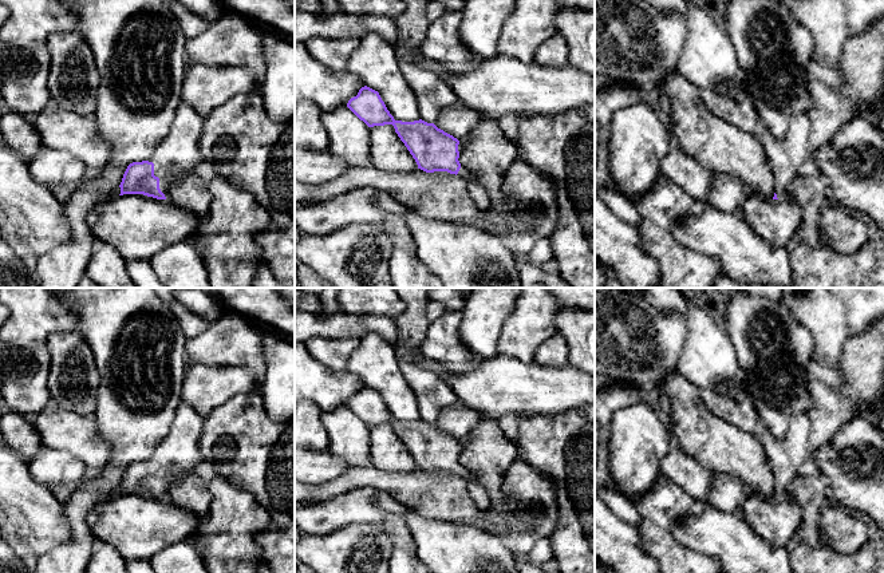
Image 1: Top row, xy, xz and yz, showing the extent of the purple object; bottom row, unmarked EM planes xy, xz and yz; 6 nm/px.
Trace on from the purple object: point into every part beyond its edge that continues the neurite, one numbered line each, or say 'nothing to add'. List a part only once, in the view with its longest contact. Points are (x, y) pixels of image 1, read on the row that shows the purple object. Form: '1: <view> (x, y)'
1: xy (178, 153)

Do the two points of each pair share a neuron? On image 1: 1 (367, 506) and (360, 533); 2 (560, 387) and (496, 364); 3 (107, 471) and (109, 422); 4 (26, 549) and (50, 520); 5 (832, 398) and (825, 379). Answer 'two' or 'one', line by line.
1: two
2: one
3: one
4: one
5: one

